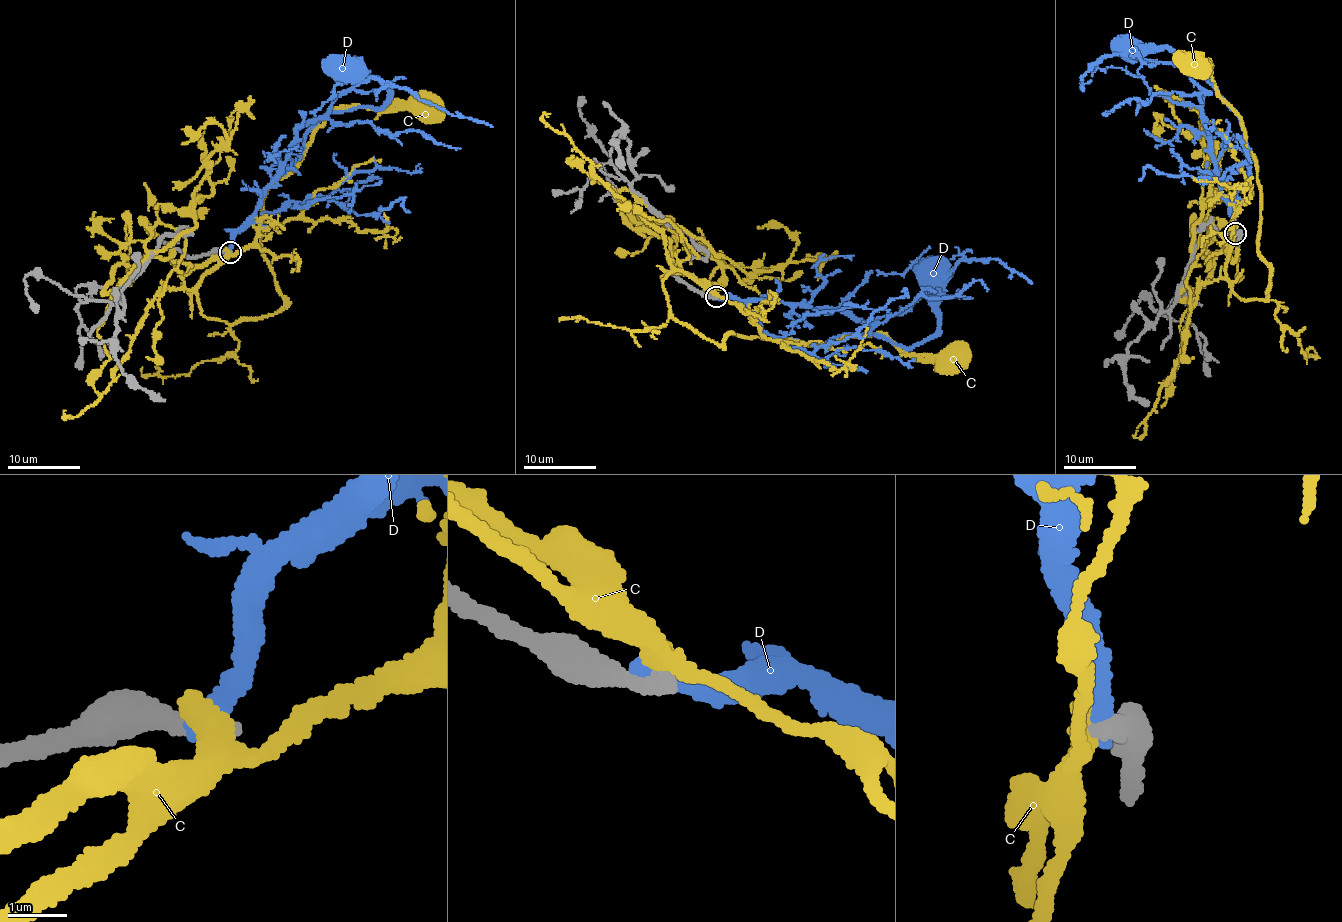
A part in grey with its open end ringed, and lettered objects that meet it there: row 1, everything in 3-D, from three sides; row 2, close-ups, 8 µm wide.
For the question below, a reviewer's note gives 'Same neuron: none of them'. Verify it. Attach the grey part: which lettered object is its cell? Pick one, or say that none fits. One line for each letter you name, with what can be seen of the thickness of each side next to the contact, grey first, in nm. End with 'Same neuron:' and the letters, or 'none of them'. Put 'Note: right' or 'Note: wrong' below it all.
Same neuron: none of them
Note: right

